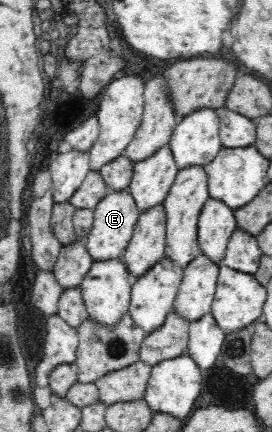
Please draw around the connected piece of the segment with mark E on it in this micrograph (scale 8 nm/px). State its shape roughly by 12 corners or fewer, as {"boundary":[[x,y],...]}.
{"boundary":[[110,190],[85,242],[94,262],[120,257],[141,213],[130,190]]}

